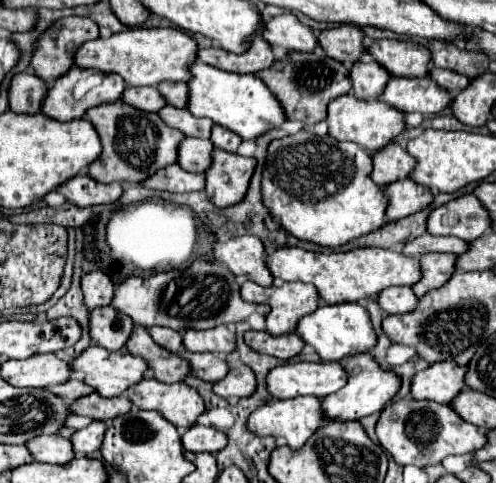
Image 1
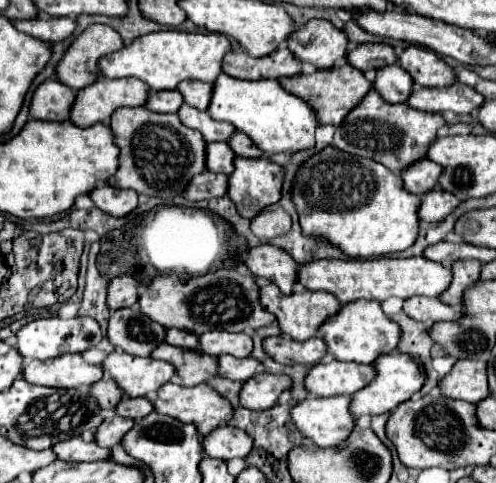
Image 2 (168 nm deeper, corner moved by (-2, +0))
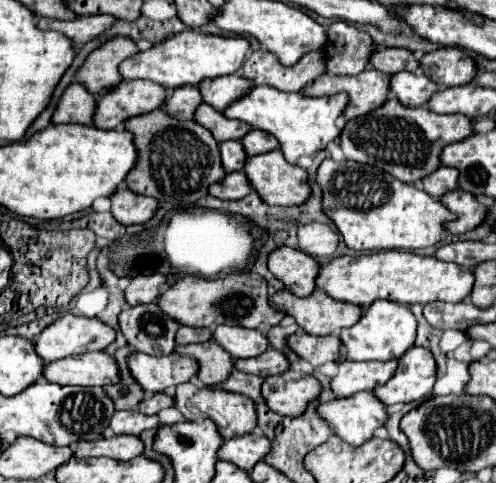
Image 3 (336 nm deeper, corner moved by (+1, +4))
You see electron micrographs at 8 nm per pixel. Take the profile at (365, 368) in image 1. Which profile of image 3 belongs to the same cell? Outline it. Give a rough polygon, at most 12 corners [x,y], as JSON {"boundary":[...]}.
{"boundary":[[410,348],[374,394],[386,404],[418,402],[432,392],[436,360]]}

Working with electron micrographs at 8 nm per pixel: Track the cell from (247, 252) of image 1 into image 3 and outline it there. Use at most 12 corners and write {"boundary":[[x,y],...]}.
{"boundary":[[274,250],[268,268],[296,296],[316,290],[320,264],[302,250]]}

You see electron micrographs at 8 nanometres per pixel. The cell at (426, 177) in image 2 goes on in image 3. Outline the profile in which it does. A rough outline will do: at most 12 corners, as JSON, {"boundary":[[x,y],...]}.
{"boundary":[[440,166],[422,180],[432,198],[440,200],[458,188],[458,170]]}

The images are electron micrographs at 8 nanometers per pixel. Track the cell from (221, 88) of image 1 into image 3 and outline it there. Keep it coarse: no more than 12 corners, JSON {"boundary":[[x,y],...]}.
{"boundary":[[254,86],[224,110],[274,134],[290,164],[338,140],[346,94]]}

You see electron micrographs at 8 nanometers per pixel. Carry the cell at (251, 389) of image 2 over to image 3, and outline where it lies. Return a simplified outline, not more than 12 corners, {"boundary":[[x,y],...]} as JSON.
{"boundary":[[308,374],[268,376],[262,396],[280,414],[296,418],[322,394]]}

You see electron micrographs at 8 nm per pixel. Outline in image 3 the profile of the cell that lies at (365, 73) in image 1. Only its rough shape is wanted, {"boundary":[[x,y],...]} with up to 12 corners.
{"boundary":[[398,72],[390,90],[404,106],[426,106],[442,86],[424,72]]}

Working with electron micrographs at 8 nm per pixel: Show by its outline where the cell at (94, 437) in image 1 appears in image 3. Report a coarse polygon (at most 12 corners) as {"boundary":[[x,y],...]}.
{"boundary":[[138,410],[114,412],[110,428],[114,434],[140,434],[156,428],[158,416]]}

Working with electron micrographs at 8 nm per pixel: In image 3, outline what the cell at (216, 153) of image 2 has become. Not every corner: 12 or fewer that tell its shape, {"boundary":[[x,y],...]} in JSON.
{"boundary":[[240,140],[220,144],[228,174],[244,168],[246,152]]}

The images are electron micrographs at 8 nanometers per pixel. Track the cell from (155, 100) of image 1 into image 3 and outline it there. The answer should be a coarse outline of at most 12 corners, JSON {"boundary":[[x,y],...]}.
{"boundary":[[182,86],[166,100],[166,112],[194,120],[202,104],[198,86]]}

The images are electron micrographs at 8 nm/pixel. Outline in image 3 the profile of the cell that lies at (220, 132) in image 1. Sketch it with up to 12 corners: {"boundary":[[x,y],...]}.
{"boundary":[[262,130],[242,138],[248,156],[278,148],[278,140]]}

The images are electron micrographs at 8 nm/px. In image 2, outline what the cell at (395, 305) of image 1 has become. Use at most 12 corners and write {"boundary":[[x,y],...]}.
{"boundary":[[411,296],[403,312],[419,322],[457,320],[461,312],[437,298]]}

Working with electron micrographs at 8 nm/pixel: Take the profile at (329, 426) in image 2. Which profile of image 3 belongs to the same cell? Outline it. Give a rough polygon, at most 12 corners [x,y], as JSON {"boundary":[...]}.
{"boundary":[[372,392],[320,404],[318,414],[352,446],[388,422]]}

